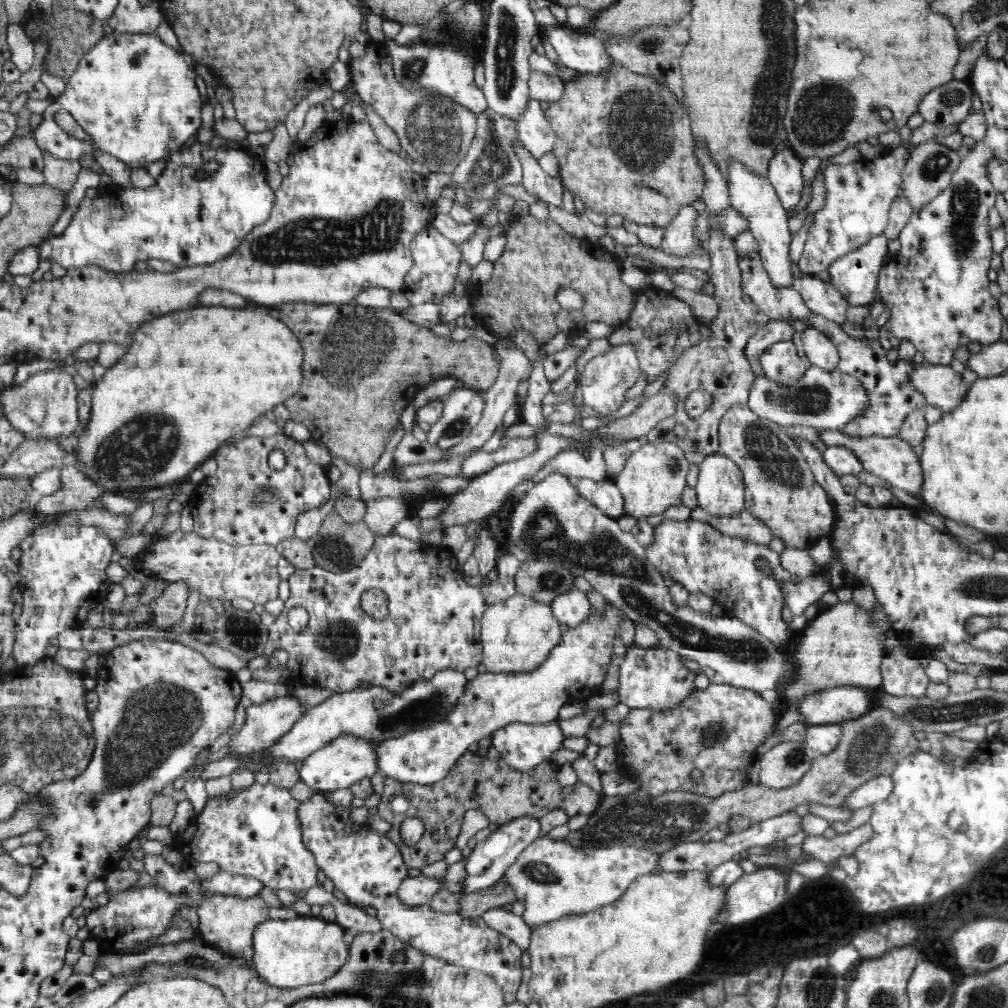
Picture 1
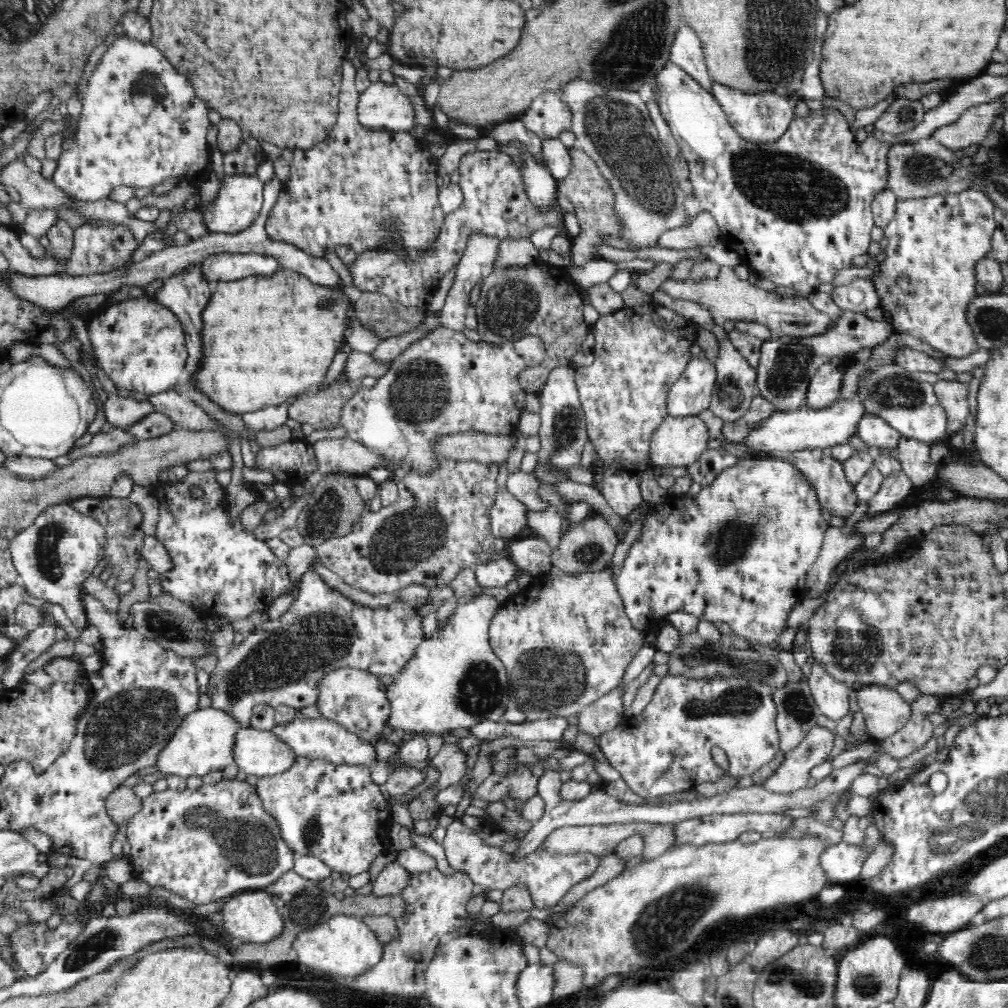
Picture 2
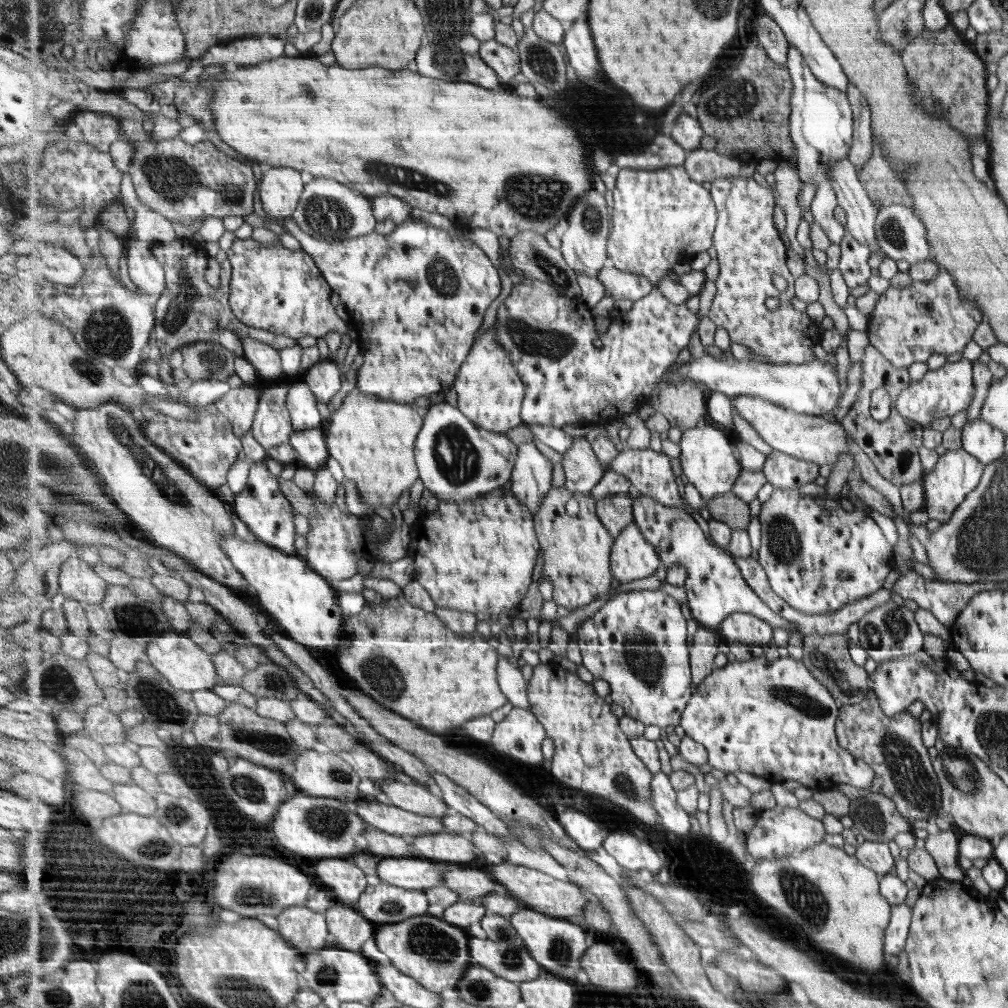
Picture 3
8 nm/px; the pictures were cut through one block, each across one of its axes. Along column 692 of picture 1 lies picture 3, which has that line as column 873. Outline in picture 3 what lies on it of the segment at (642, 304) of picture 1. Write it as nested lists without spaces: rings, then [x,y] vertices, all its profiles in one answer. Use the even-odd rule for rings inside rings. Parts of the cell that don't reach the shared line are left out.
[[[943,269],[927,282],[911,281],[909,286],[901,289],[888,288],[879,295],[875,303],[873,314],[869,318],[868,334],[869,342],[878,350],[894,367],[907,368],[913,363],[925,363],[932,354],[948,356],[961,352],[969,340],[971,334],[981,323],[982,314],[976,308],[976,302],[960,298],[959,289],[953,282],[951,274]]]

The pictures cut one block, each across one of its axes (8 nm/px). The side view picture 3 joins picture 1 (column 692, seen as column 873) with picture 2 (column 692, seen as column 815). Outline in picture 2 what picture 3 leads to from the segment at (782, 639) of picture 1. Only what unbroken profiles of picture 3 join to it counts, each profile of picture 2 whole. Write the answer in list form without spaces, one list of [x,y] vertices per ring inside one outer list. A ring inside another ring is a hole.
[[[775,453],[768,454],[765,458],[750,458],[750,460],[736,460],[736,464],[734,466],[728,466],[728,468],[724,468],[724,470],[720,470],[720,474],[710,482],[710,484],[704,486],[701,488],[700,492],[694,496],[690,496],[687,494],[684,494],[682,496],[672,497],[669,498],[668,501],[663,503],[656,503],[654,505],[650,505],[650,508],[648,508],[648,518],[646,518],[646,524],[644,524],[644,530],[642,530],[642,536],[638,538],[632,545],[631,548],[624,559],[624,562],[617,567],[613,568],[613,574],[617,575],[618,580],[618,591],[622,592],[622,600],[625,602],[625,609],[627,614],[630,617],[630,620],[633,622],[634,628],[636,630],[639,630],[640,633],[645,633],[649,630],[648,628],[648,622],[652,622],[654,619],[660,619],[666,618],[668,614],[671,612],[687,612],[688,614],[693,614],[698,618],[698,620],[706,619],[710,622],[726,622],[731,627],[731,630],[739,636],[741,640],[750,640],[755,641],[759,644],[768,645],[771,647],[774,647],[774,640],[780,636],[780,632],[784,630],[784,626],[786,626],[786,618],[788,618],[788,612],[796,606],[796,604],[801,603],[803,599],[805,598],[805,595],[807,591],[805,590],[804,586],[806,585],[806,576],[808,574],[808,571],[810,570],[810,567],[814,565],[814,562],[818,559],[819,553],[821,552],[822,546],[823,546],[823,538],[824,534],[826,533],[826,530],[829,528],[828,522],[824,519],[824,516],[822,516],[822,510],[820,508],[823,508],[821,505],[821,502],[818,500],[818,493],[817,490],[814,490],[813,483],[808,482],[802,474],[800,474],[800,470],[794,466],[794,464],[790,464],[790,462],[784,462],[784,460],[780,460],[780,458],[775,457]]]

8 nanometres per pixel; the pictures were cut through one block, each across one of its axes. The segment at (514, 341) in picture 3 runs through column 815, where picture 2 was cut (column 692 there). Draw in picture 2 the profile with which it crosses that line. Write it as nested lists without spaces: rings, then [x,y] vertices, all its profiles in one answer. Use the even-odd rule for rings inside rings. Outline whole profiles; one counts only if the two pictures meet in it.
[[[697,358],[690,361],[670,387],[667,396],[669,414],[694,416],[708,410],[716,378],[714,363],[708,359]]]

